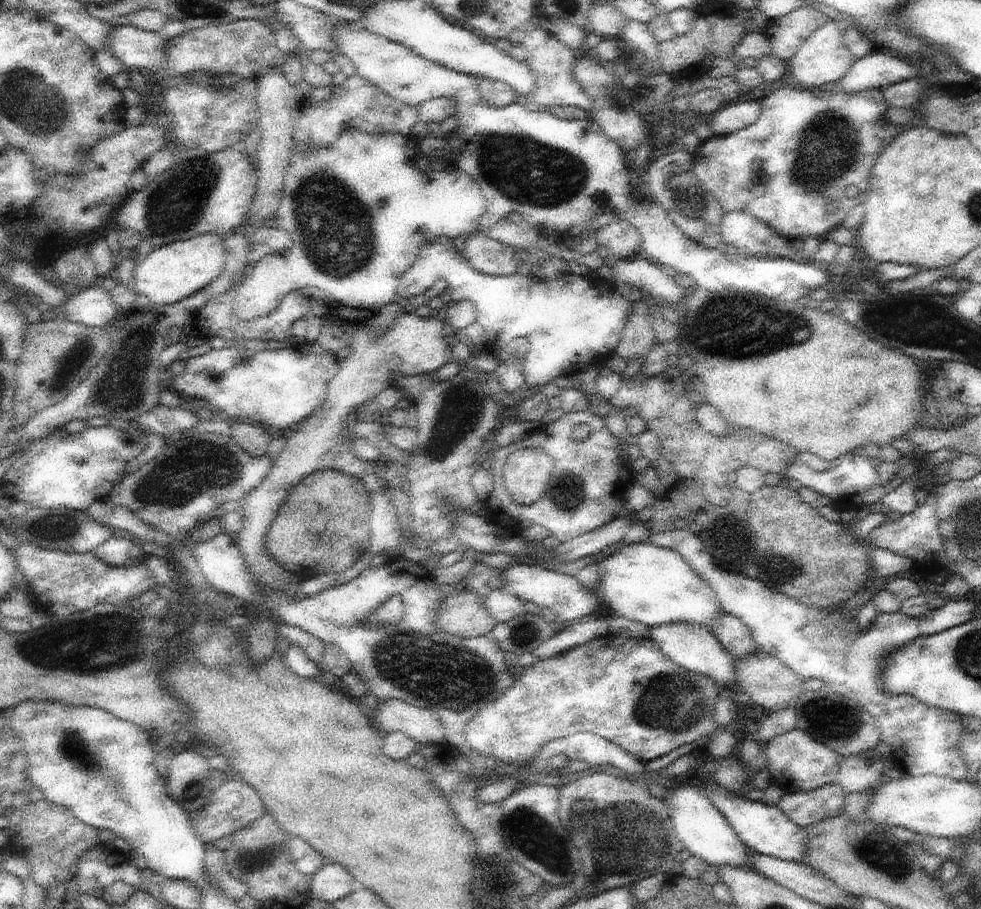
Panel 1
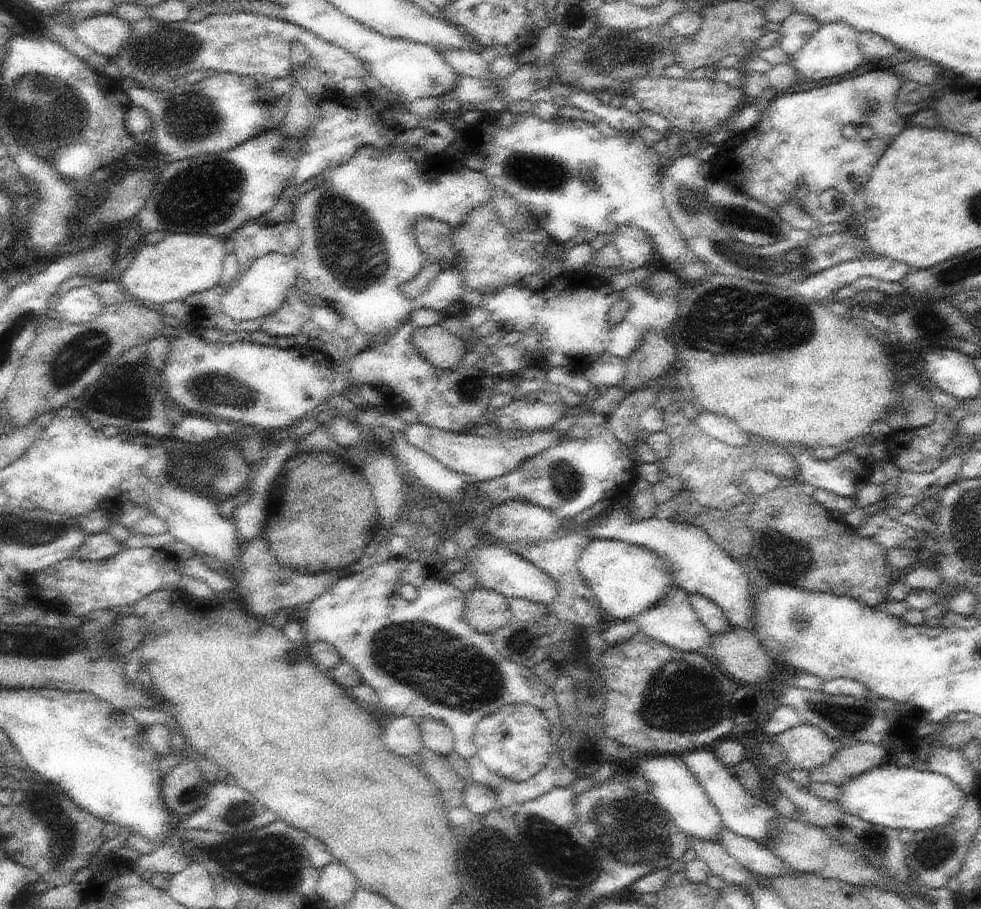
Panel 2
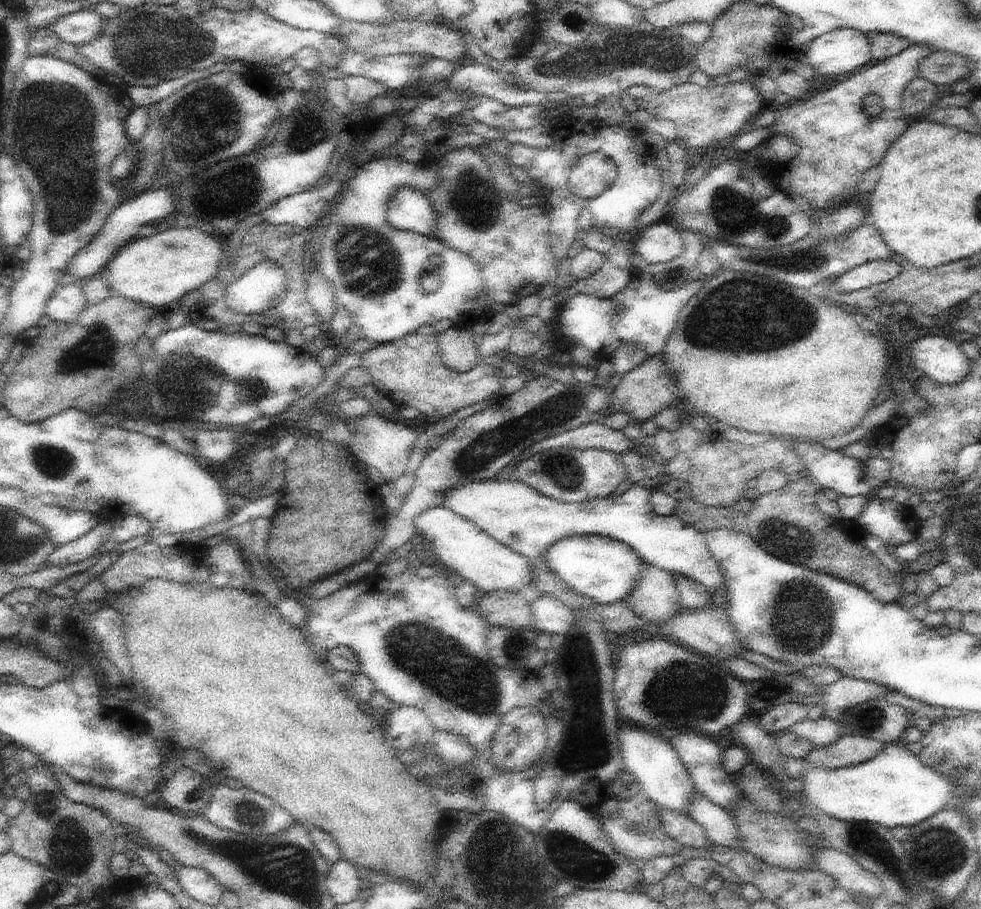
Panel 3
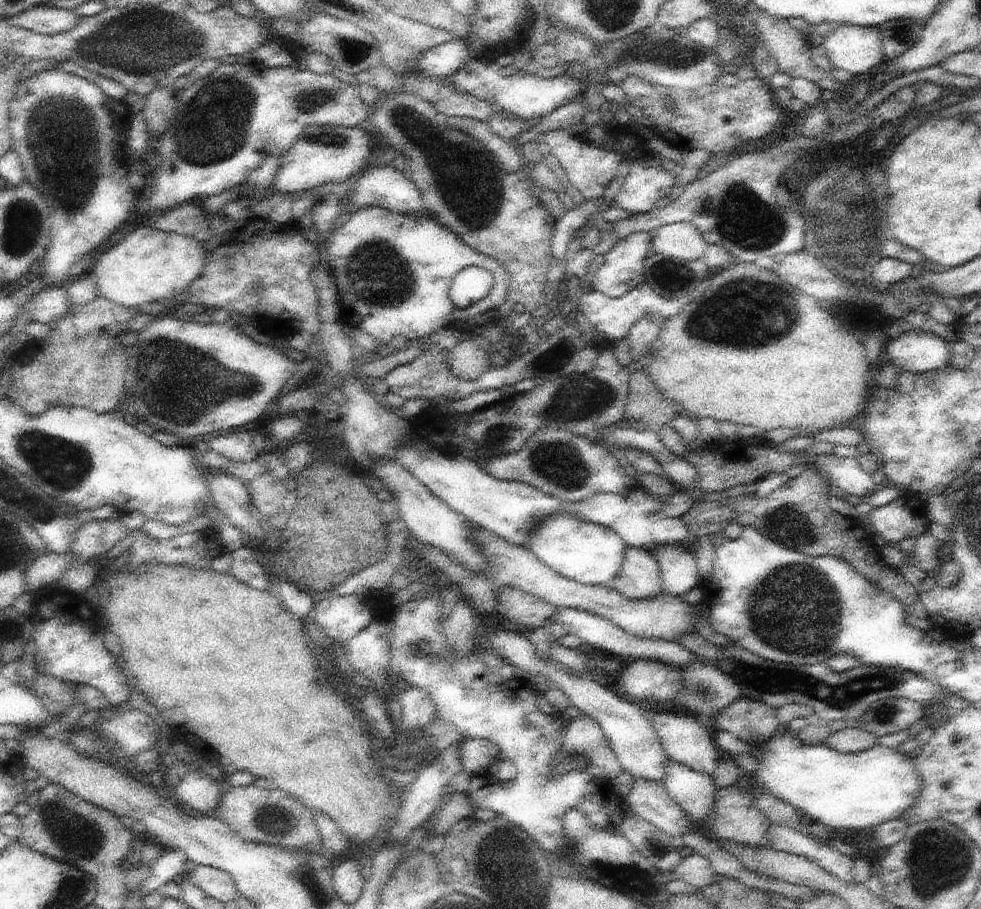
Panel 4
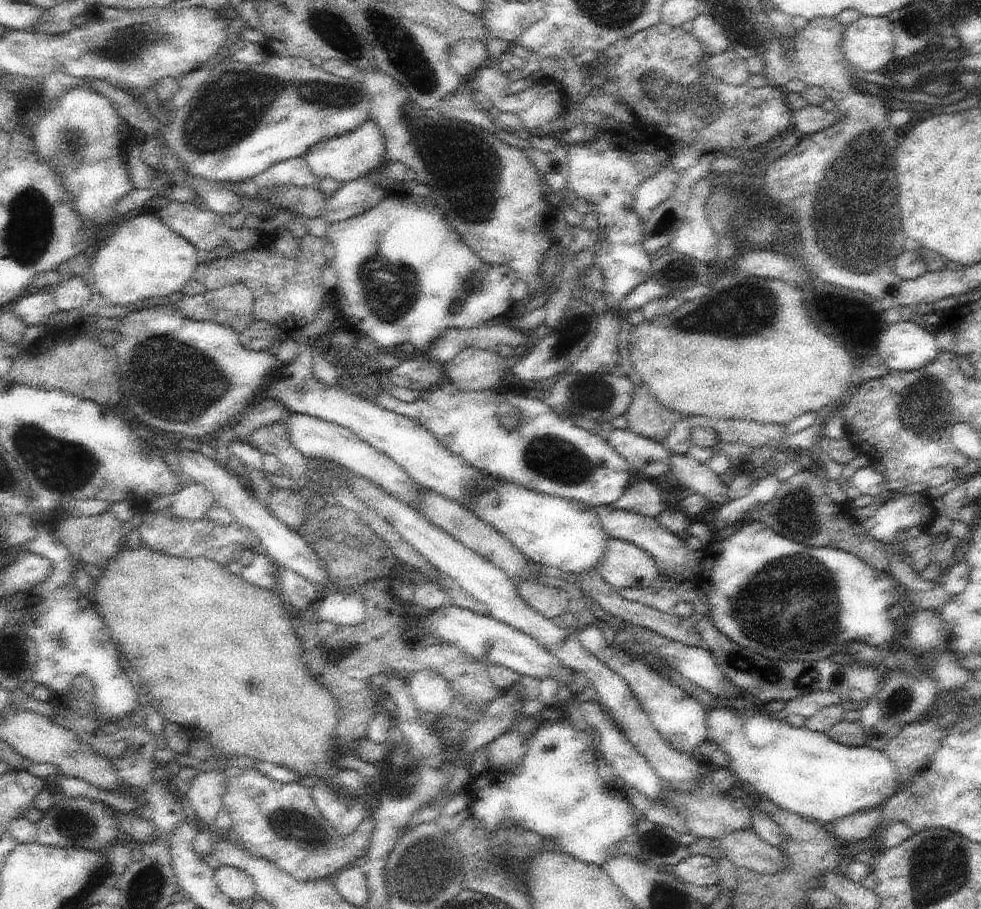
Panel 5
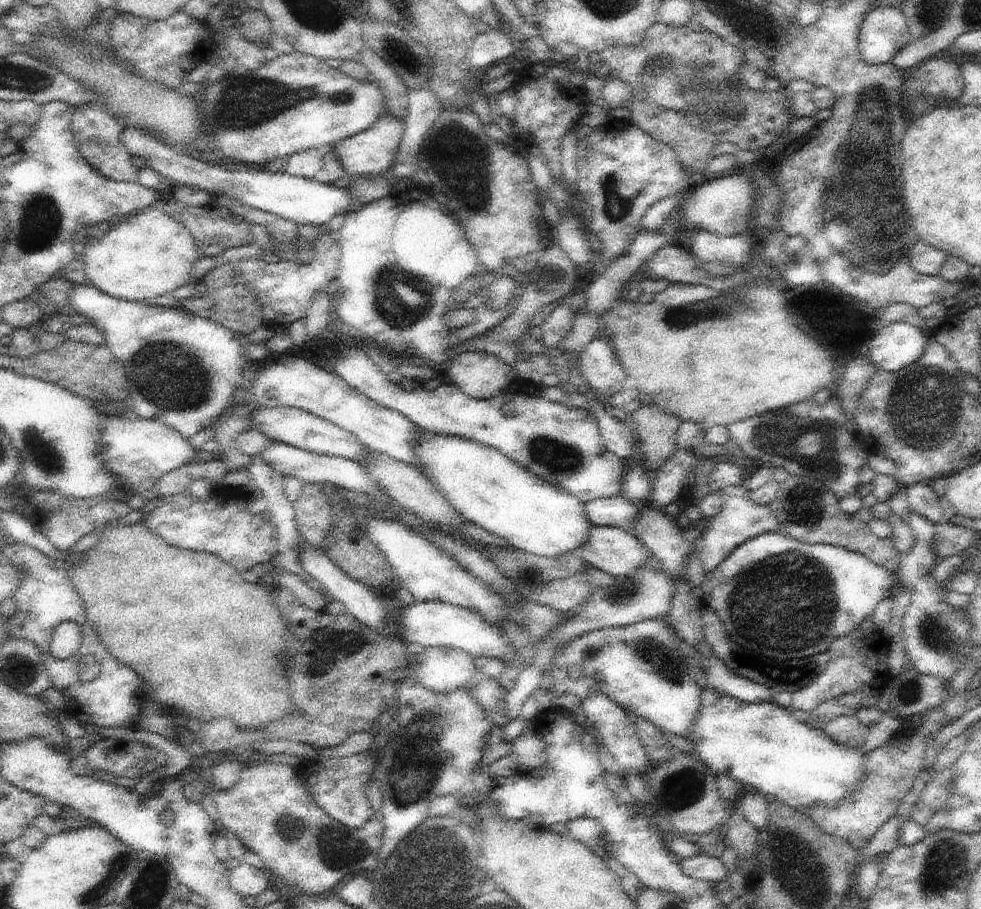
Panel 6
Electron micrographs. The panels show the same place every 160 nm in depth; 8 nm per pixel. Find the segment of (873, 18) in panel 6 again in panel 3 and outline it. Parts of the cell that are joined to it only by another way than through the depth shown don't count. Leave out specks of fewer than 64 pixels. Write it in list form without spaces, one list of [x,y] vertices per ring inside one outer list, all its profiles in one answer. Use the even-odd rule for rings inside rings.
[[[836,29],[815,38],[809,43],[809,50],[802,59],[809,62],[815,68],[816,73],[836,74],[836,76],[856,72],[858,68],[864,69],[873,63],[870,39],[866,33],[858,29]]]

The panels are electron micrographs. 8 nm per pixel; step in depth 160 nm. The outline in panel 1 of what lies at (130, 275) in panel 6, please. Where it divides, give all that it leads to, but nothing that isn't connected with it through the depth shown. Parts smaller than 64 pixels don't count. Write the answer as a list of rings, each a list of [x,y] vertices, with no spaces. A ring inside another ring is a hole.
[[[204,233],[155,247],[150,254],[130,265],[130,271],[133,274],[131,286],[137,293],[147,296],[151,305],[171,305],[196,294],[205,286],[213,283],[224,272],[226,257],[225,241],[214,233]]]

